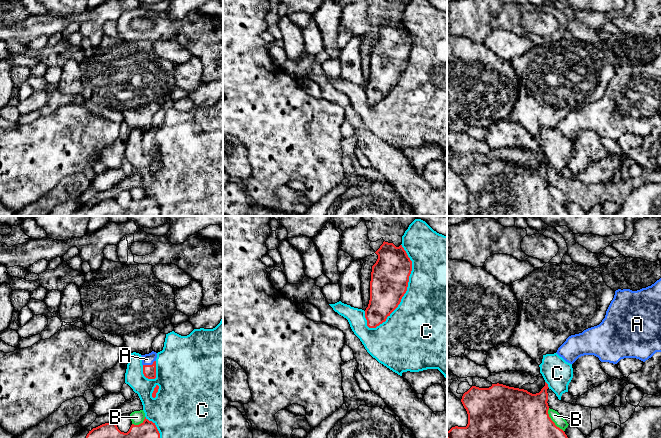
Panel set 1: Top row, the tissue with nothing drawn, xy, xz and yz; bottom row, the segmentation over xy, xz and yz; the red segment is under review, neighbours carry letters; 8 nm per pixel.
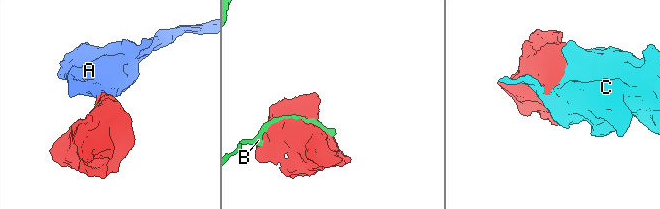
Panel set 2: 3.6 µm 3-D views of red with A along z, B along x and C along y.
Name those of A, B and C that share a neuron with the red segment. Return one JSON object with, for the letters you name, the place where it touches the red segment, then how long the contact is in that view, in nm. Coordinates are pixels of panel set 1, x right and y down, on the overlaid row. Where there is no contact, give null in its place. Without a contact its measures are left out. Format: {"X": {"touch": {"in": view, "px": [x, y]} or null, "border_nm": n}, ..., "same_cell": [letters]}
{"A": {"touch": {"in": "xy", "px": [149, 365]}, "border_nm": 110}, "same_cell": ["A"]}

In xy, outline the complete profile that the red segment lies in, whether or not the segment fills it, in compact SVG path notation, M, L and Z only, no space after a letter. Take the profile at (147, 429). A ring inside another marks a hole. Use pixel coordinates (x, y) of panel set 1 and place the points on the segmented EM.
M145 417L141 424L132 424L127 433L121 432L116 423L105 423L89 431L86 438L160 438L160 433L155 423Z

